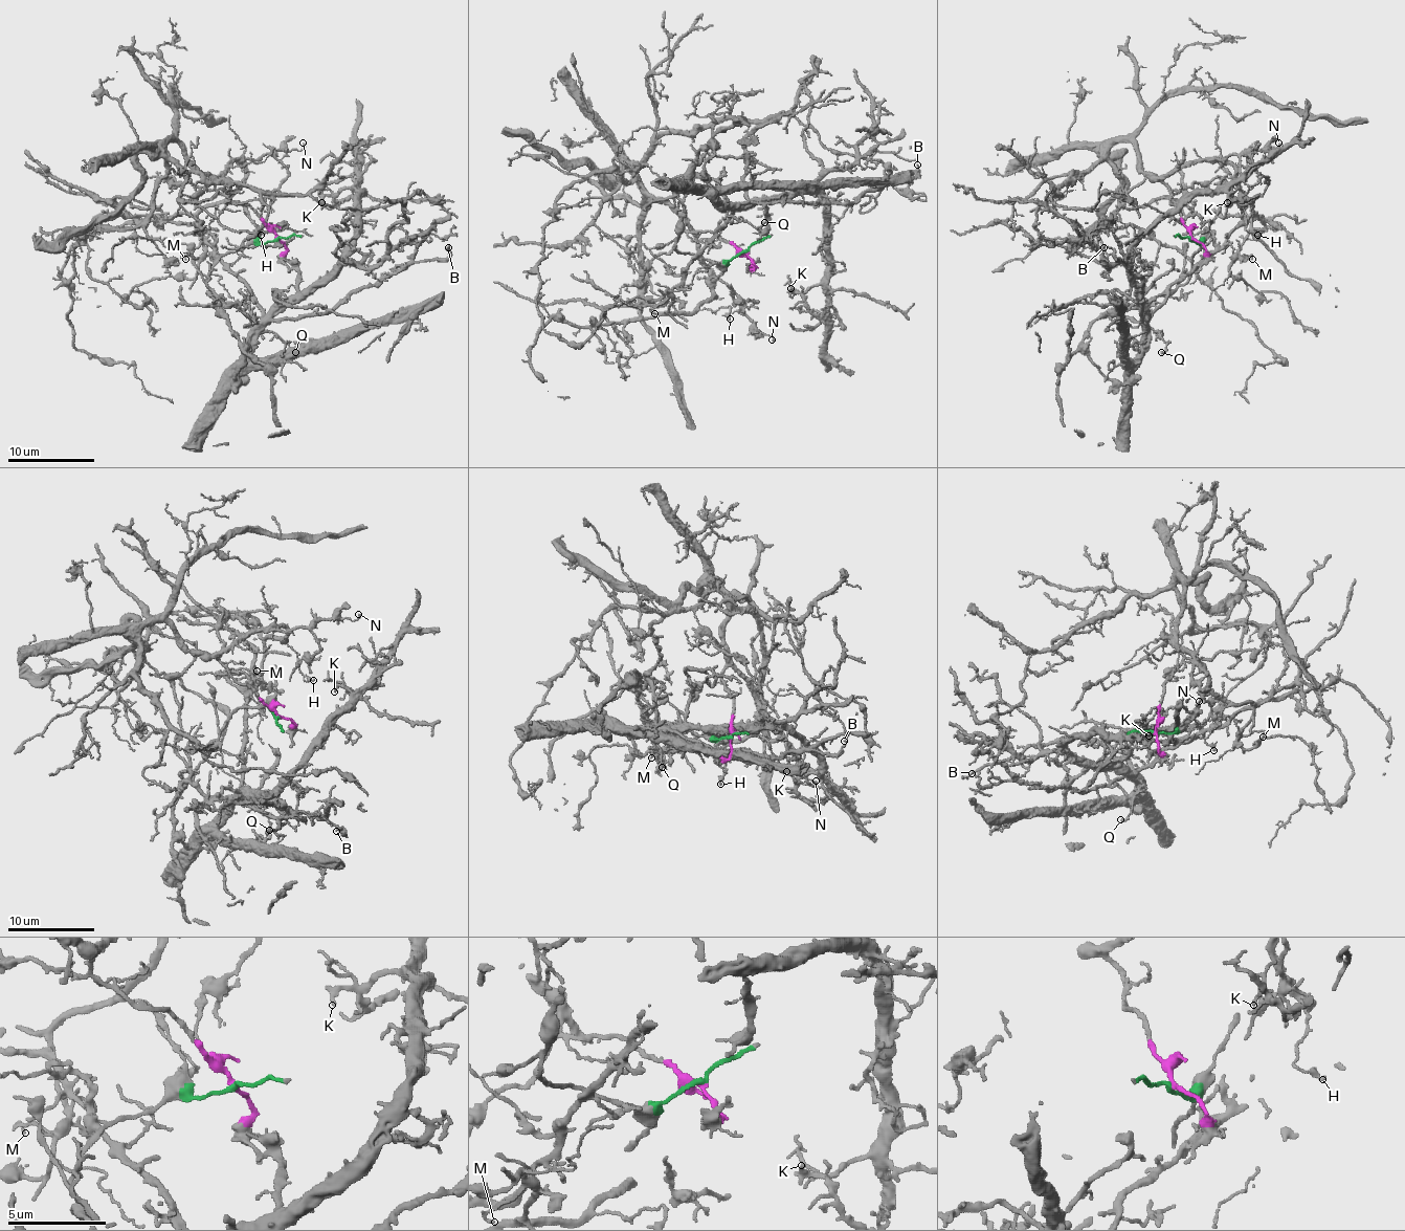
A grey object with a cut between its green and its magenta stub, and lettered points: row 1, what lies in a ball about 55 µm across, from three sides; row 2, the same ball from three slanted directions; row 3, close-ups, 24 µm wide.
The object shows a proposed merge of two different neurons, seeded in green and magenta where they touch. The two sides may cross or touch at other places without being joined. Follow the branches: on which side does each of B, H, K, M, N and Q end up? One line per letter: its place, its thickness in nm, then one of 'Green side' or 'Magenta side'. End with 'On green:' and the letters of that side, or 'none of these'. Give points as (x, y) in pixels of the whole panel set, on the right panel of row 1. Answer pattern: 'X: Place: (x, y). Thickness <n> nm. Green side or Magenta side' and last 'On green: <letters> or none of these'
B: Place: (1104, 247). Thickness 70 nm. Green side
H: Place: (1257, 235). Thickness 280 nm. Magenta side
K: Place: (1227, 202). Thickness 170 nm. Green side
M: Place: (1252, 259). Thickness 120 nm. Magenta side
N: Place: (1278, 143). Thickness 110 nm. Magenta side
Q: Place: (1161, 352). Thickness 180 nm. Green side
On green: B, K, Q

